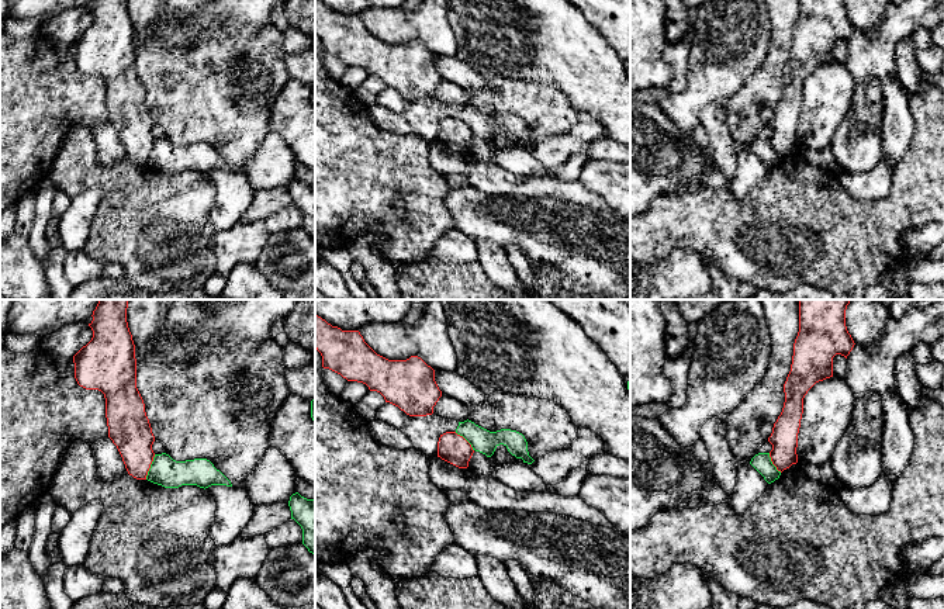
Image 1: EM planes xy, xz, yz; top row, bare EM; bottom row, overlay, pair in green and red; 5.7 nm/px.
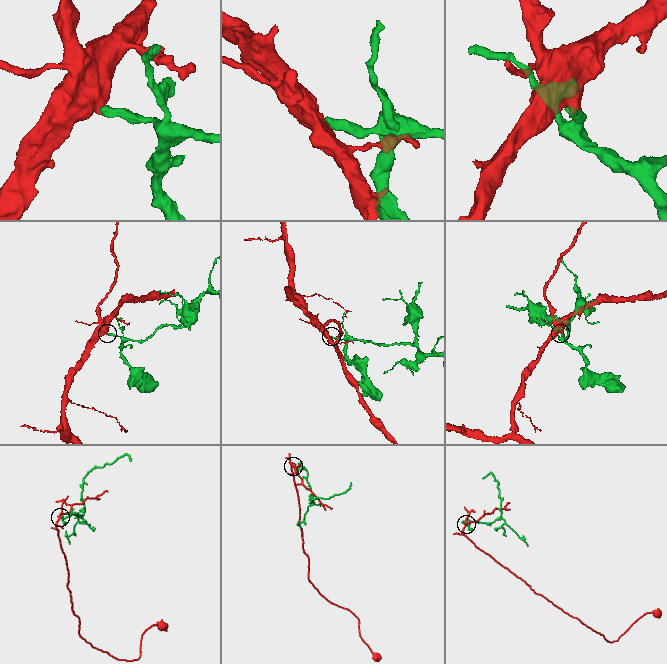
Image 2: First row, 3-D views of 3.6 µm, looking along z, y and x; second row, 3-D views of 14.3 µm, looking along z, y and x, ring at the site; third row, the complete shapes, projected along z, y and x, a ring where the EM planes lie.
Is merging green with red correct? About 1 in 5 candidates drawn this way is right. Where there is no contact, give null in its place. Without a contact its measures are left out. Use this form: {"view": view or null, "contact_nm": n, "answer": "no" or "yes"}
{"view": "xy", "contact_nm": 160, "answer": "no"}

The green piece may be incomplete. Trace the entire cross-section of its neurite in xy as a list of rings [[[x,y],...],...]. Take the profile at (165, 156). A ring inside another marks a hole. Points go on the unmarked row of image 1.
[[[166,138],[155,139],[146,165],[165,173],[181,170],[197,170],[204,174],[211,170],[232,172],[231,166],[210,145],[176,146]]]

